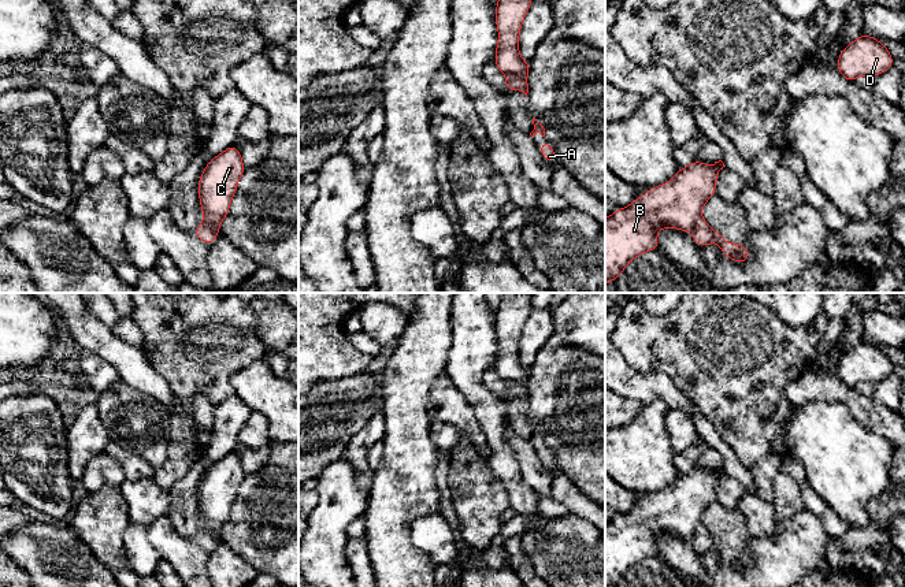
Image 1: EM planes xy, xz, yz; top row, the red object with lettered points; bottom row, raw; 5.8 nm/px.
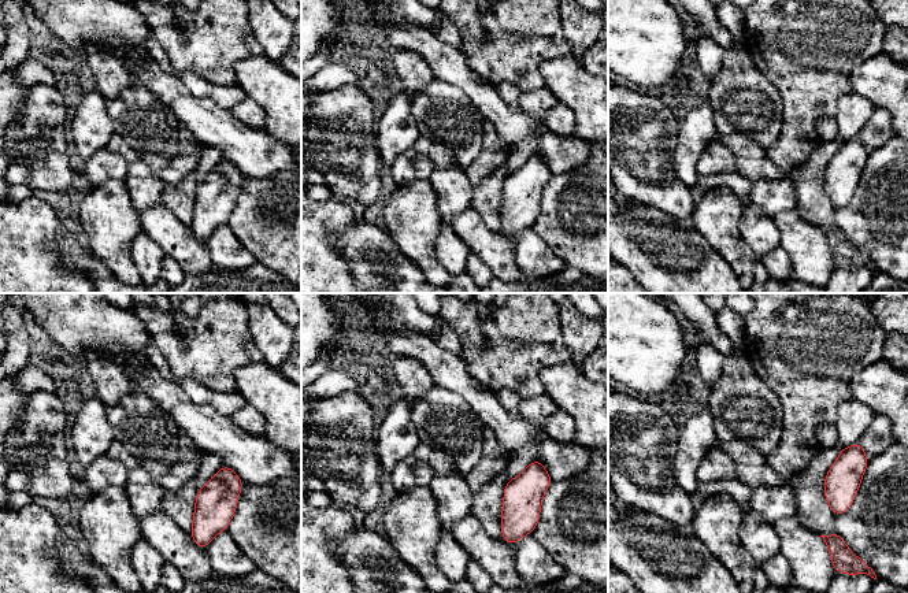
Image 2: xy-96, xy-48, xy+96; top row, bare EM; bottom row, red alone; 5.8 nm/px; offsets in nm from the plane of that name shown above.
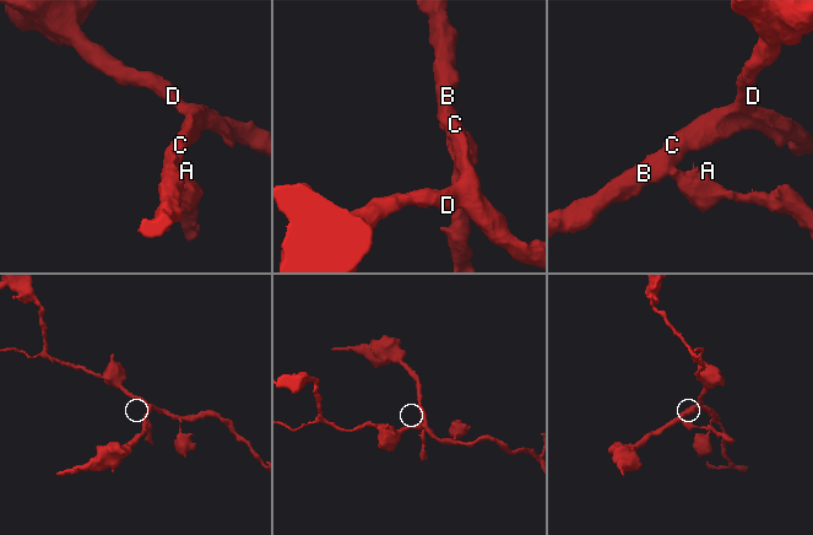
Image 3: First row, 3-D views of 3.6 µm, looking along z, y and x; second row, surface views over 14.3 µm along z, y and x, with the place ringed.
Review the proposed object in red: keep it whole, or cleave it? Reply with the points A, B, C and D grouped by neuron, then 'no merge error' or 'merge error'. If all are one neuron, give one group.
groups A / B C D; merge error

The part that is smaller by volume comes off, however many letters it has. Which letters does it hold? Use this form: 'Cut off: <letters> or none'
Cut off: A

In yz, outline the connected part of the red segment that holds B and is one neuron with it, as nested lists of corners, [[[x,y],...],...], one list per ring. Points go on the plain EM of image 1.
[[[697,465],[661,493],[652,493],[648,499],[635,505],[628,513],[616,516],[605,525],[605,587],[616,587],[626,577],[627,571],[637,562],[659,557],[657,538],[674,534],[679,538],[691,538],[701,523],[706,508],[716,501],[716,484],[726,473],[722,467],[705,472]]]

